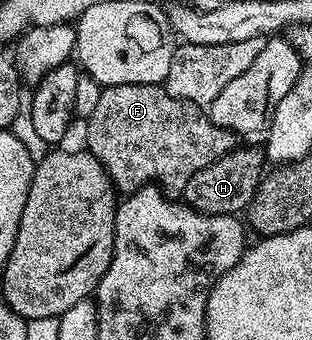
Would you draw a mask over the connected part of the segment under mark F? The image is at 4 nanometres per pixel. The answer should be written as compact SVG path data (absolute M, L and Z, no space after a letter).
M122 85L101 88L98 104L86 119L86 125L88 130L85 131L84 137L88 140L87 152L93 153L99 159L104 170L108 172L108 178L124 195L141 189L143 185L156 179L152 177L160 177L159 184L165 190L183 190L188 177L194 175L194 171L202 171L202 167L210 167L210 163L222 159L222 155L231 152L238 145L237 134L214 124L203 108L174 99L160 85Z

